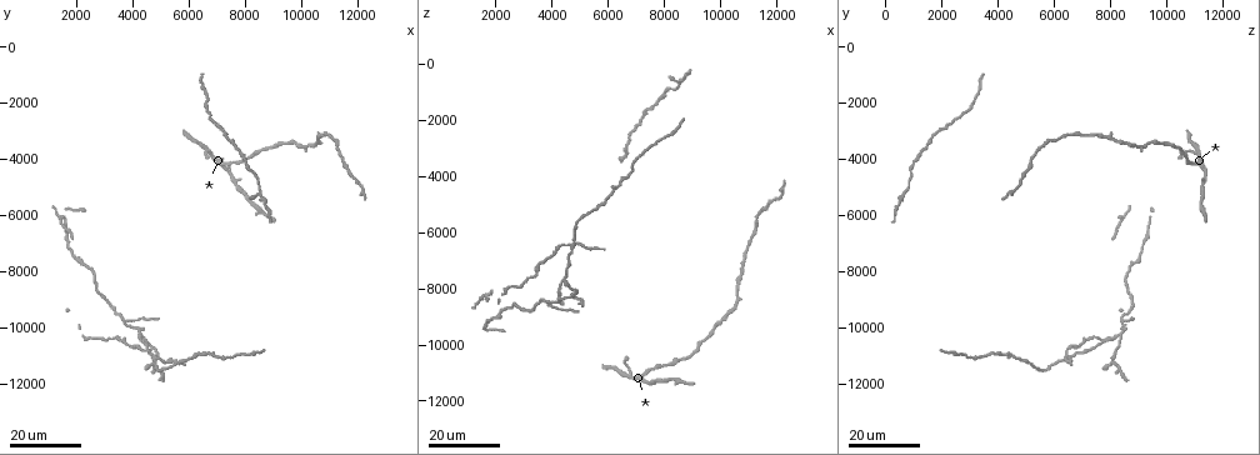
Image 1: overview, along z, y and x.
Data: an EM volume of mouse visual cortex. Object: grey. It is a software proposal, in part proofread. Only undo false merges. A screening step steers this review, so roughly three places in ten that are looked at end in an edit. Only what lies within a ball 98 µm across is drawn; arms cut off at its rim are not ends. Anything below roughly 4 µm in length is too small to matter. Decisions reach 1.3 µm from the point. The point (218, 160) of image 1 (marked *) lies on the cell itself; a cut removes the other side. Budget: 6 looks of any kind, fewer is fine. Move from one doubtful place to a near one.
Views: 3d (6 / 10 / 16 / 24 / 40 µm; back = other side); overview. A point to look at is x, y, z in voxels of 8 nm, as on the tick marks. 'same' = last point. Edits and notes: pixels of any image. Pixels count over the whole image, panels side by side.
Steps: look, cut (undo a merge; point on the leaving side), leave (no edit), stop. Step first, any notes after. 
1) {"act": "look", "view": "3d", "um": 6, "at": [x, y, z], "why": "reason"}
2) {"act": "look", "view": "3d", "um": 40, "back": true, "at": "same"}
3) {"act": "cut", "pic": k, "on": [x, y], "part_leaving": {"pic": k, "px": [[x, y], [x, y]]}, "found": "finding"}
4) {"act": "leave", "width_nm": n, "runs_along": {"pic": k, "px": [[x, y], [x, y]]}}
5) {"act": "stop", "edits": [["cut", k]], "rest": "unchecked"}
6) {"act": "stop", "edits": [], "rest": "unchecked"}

{"act": "look", "view": "3d", "um": 16, "at": [3700, 9700, 8300], "why": "three arms meet"}

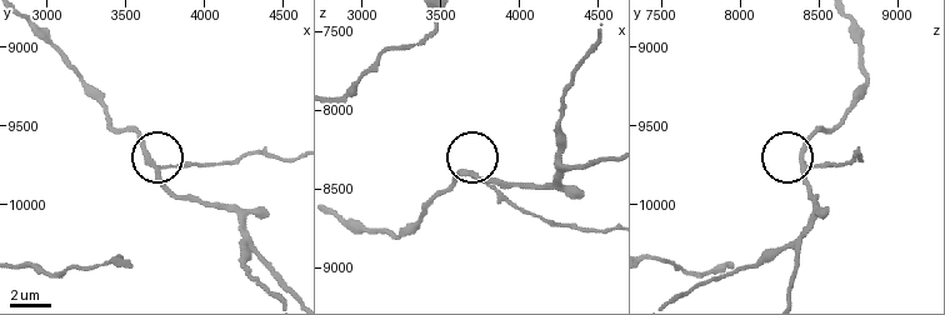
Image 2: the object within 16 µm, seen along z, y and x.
{"act": "look", "view": "3d", "um": 10, "at": [3700, 9800, 8400]}

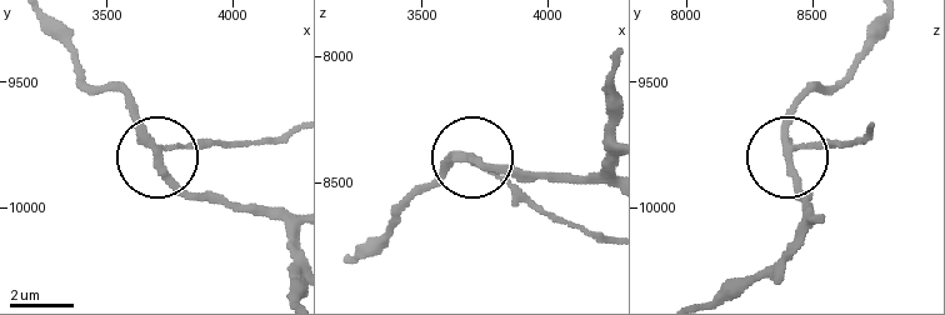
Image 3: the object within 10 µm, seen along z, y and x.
{"act": "look", "view": "3d", "um": 6, "at": [3710, 9800, 8410]}

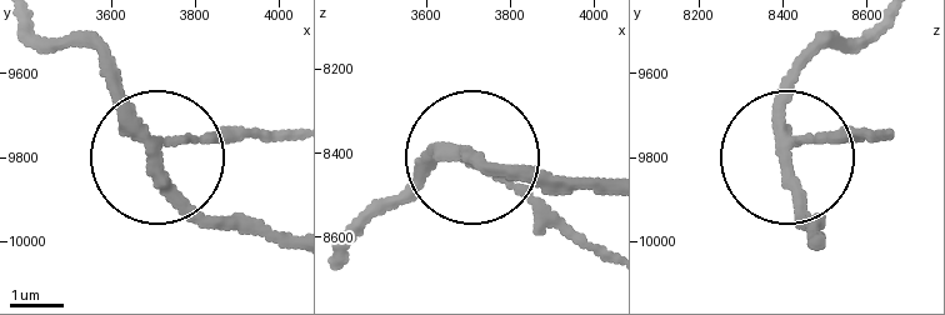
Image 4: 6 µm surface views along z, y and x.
{"act": "cut", "pic": 4, "on": [221, 133], "side_arm_um": 11, "arms": 3, "found": "a second cell is stuck on"}

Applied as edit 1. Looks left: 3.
{"act": "look", "view": "3d", "um": 16, "at": [4200, 10300, 8400], "why": "two arms in line, one across"}

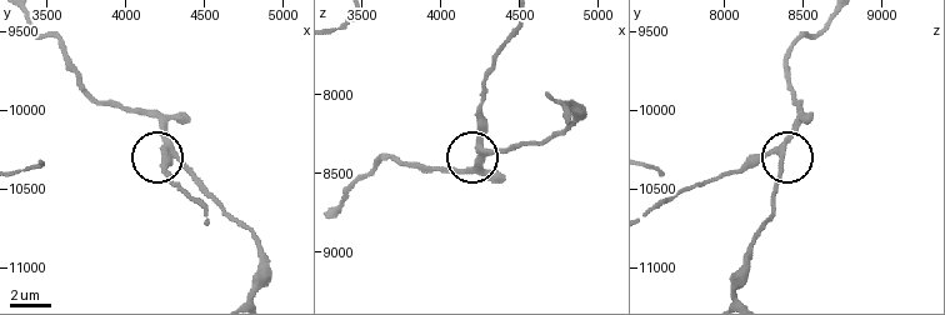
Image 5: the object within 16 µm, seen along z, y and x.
{"act": "look", "view": "3d", "um": 10, "at": [4260, 10260, 8320]}

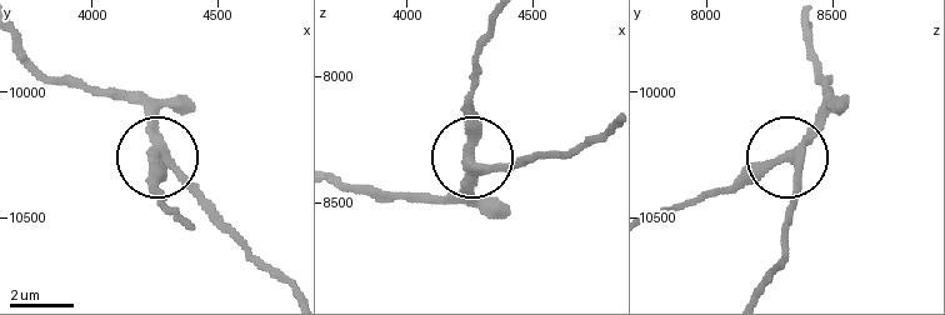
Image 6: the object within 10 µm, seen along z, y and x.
{"act": "leave", "width_nm": 320, "found": "all the same cell"}

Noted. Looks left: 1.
{"act": "stop", "edits": [["cut", 4]], "rest": "unchecked"}

